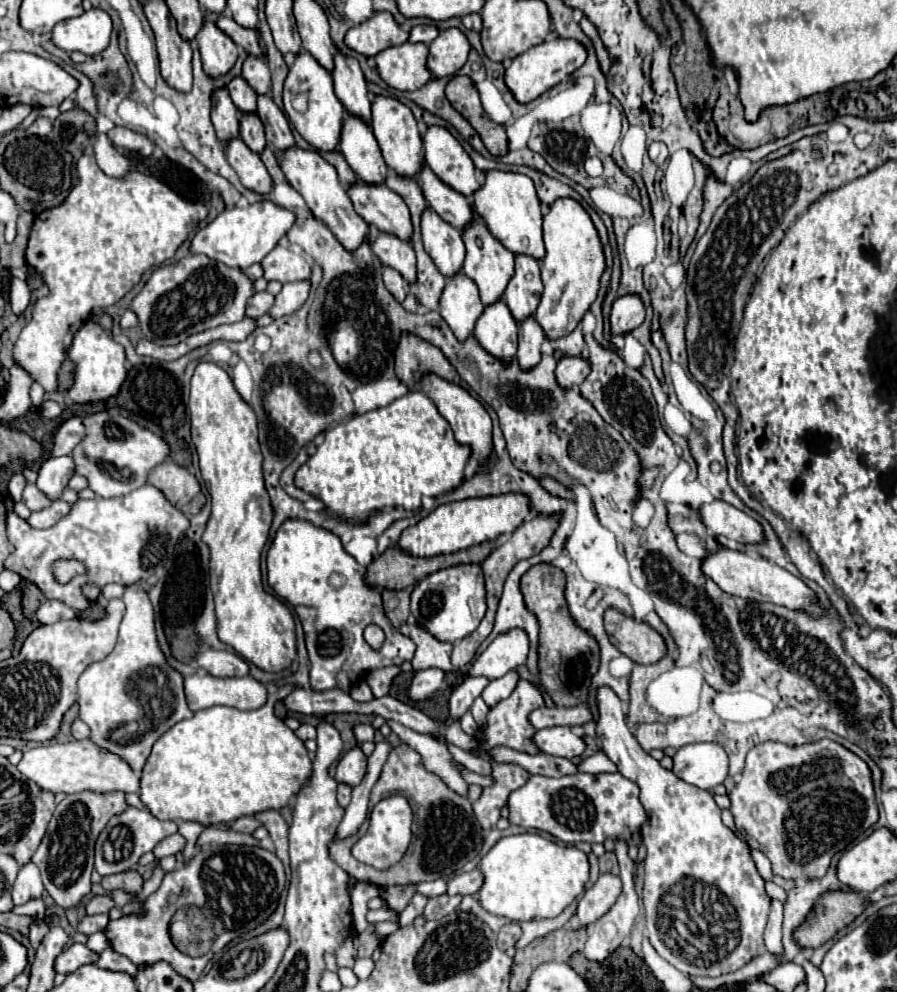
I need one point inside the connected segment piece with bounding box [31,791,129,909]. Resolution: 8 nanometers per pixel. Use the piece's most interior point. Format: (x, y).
(65, 857)

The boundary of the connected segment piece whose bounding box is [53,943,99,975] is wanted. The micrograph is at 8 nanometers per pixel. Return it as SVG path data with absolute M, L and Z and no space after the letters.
M73 943L69 949L65 949L53 965L55 973L73 973L75 969L79 969L85 963L95 963L97 961L97 953L93 953L91 949L87 949L83 943Z

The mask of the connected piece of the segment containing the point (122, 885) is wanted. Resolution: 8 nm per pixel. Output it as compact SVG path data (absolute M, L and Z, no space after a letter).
M135 869L123 871L123 873L115 873L115 875L107 875L101 881L105 891L113 891L113 889L127 889L131 893L139 893L143 887L143 877L141 873L137 873Z

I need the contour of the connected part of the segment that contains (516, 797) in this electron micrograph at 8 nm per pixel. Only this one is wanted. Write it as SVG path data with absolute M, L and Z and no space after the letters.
M575 773L557 779L531 775L523 787L509 795L509 811L509 821L513 825L547 831L563 843L603 843L609 837L639 845L641 825L647 819L639 803L639 787L621 773Z

